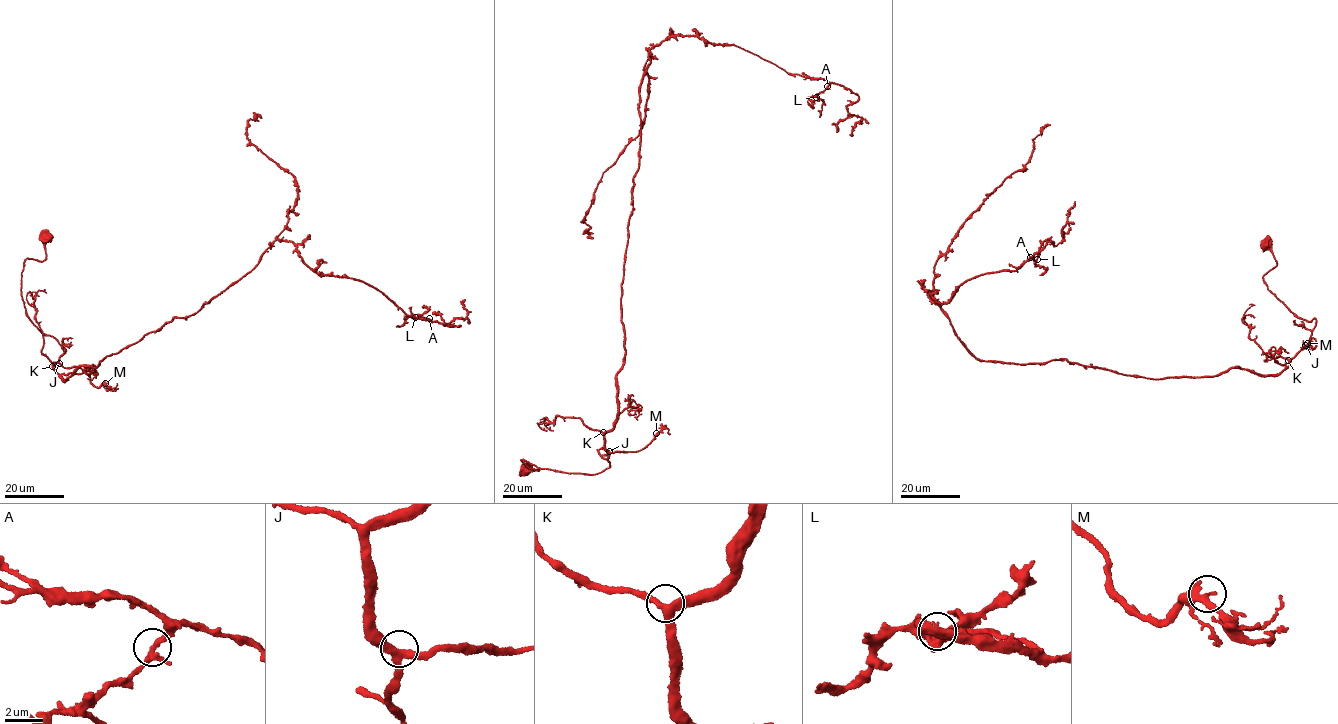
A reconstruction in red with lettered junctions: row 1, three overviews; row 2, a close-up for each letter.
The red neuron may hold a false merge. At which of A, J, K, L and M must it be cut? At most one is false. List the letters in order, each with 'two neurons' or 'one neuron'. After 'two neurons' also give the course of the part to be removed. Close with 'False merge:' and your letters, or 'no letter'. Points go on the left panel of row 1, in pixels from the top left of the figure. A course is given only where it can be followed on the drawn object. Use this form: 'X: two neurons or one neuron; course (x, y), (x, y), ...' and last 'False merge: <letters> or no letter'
A: one neuron
J: one neuron
K: one neuron
L: one neuron
M: one neuron
False merge: no letter

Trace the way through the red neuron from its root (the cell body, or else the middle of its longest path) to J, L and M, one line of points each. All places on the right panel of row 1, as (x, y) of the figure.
J: (1265, 244), (1271, 248), (1276, 264), (1264, 275), (1267, 289), (1294, 315), (1308, 321), (1316, 320), (1305, 345)
L: (1265, 244), (1267, 289), (1316, 321), (1274, 376), (974, 358), (928, 292), (944, 303), (1037, 259)
M: (1265, 244), (1276, 264), (1267, 289), (1316, 320), (1307, 343)

